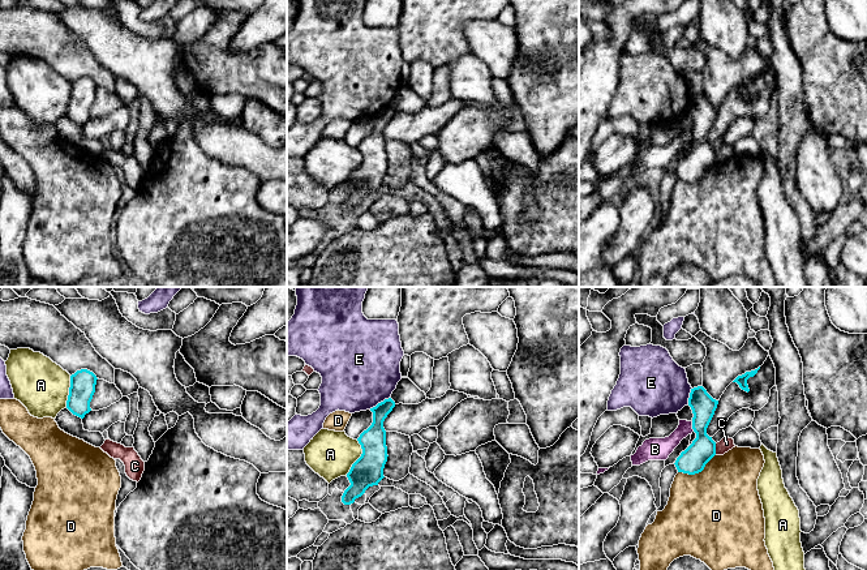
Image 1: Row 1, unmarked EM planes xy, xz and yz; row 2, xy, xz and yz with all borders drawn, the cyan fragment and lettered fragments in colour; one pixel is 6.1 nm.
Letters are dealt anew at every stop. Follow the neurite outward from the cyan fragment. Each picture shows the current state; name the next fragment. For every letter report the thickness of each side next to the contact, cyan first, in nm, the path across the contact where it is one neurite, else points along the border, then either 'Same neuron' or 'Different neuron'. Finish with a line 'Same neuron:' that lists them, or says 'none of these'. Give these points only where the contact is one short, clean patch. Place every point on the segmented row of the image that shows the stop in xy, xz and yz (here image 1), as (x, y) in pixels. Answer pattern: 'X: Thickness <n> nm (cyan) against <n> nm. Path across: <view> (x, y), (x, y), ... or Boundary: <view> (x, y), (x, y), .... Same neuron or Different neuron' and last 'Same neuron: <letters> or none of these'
A: Thickness 190 nm (cyan) against 280 nm. Different neuron
B: Thickness 160 nm (cyan) against 140 nm. Boundary: yz (691, 421), (694, 431). Different neuron
C: Thickness 160 nm (cyan) against 90 nm. Boundary: yz (715, 444), (716, 454). Different neuron
D: Thickness 160 nm (cyan) against 500 nm. Boundary: yz (715, 454), (700, 471), (694, 474), (678, 472). Different neuron
E: Thickness 160 nm (cyan) against 480 nm. Boundary: xz (390, 397), (369, 408). Different neuron
Same neuron: none of these

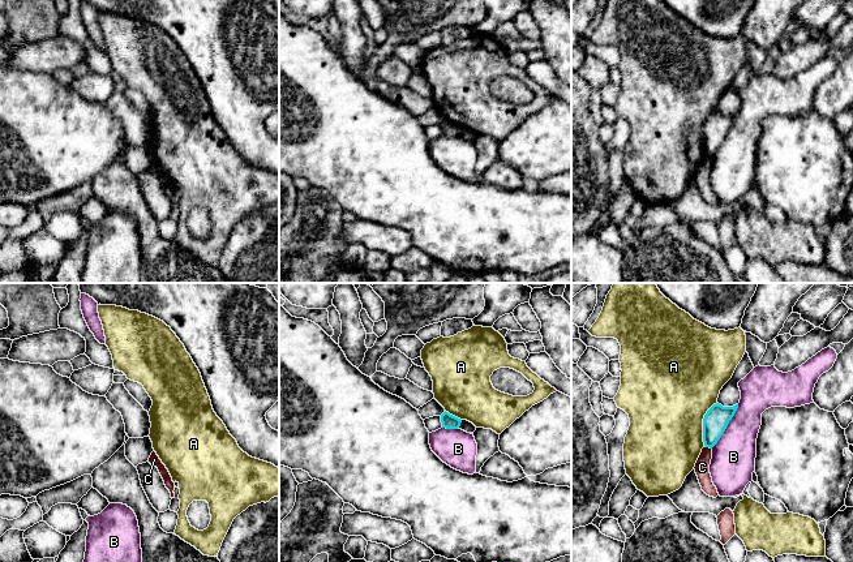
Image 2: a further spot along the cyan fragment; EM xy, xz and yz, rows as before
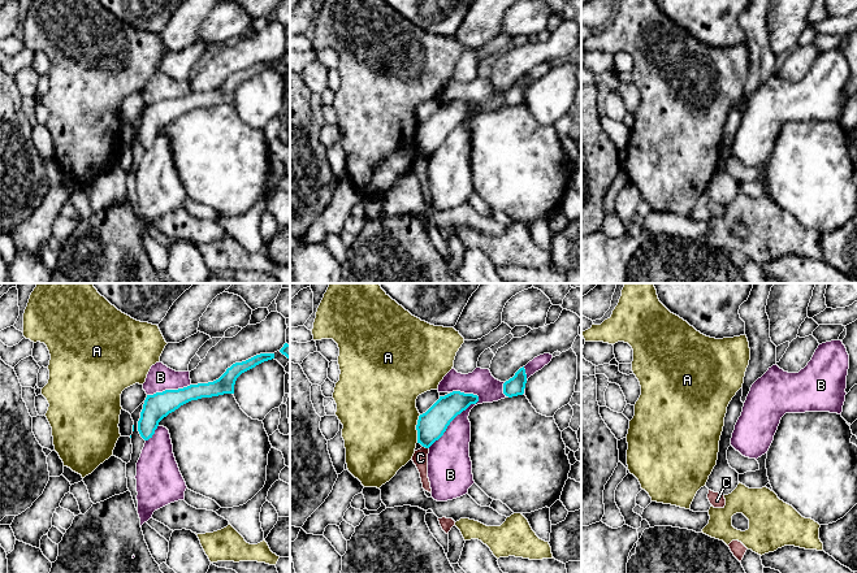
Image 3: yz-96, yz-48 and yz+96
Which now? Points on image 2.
A: Thickness 150 nm (cyan) against 480 nm. Boundary: yz (716, 402), (703, 419), (703, 445). Different neuron
B: Thickness 150 nm (cyan) against 280 nm. Different neuron
C: Thickness 150 nm (cyan) against 100 nm. Boundary: yz (704, 445), (711, 449). Different neuron
Same neuron: none of these

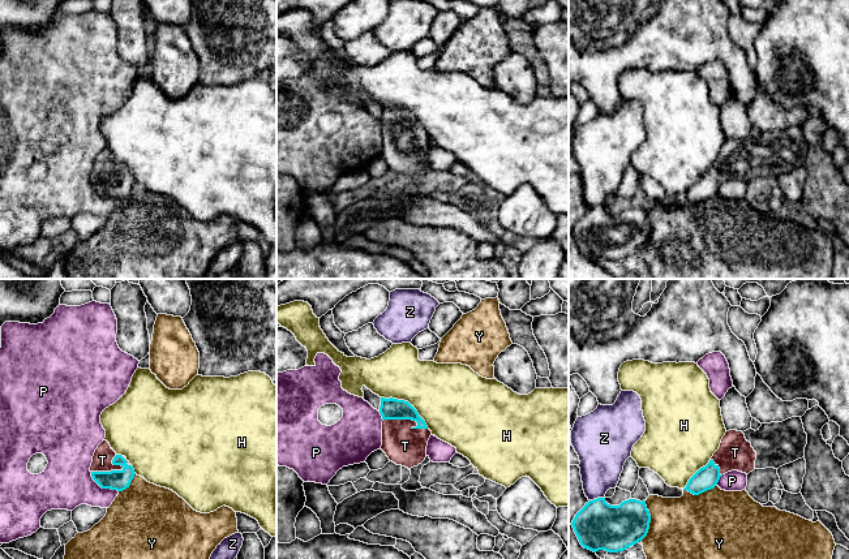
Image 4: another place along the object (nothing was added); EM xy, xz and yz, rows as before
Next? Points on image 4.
H: Thickness 130 nm (cyan) against 400 nm. Different neuron
P: Thickness 130 nm (cyan) against 320 nm. Different neuron
T: Thickness 130 nm (cyan) against 240 nm. Path across: xz (390, 408), (401, 418), (407, 418), (404, 446). Same neuron
Y: Thickness 280 nm (cyan) against 380 nm. Different neuron
Z: Thickness 300 nm (cyan) against 280 nm. Boundary: yz (604, 497), (590, 501). Different neuron
Same neuron: T

